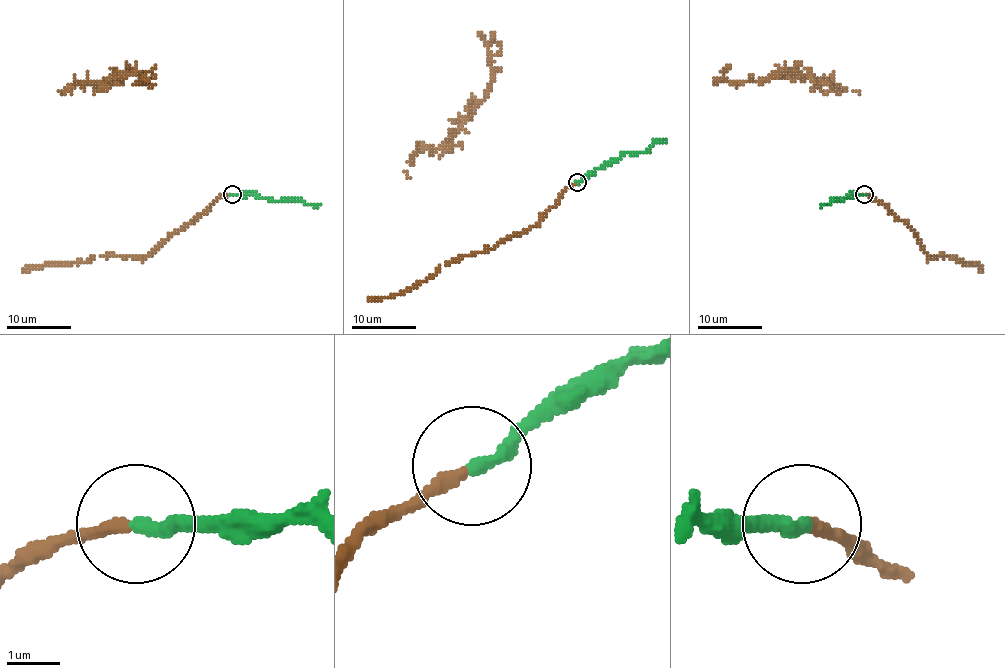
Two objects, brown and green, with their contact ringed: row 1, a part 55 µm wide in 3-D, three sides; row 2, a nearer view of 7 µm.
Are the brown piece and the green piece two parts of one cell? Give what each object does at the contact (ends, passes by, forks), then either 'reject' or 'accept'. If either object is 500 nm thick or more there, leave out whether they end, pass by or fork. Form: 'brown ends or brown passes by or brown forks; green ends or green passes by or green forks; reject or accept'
brown ends; green ends; reject

